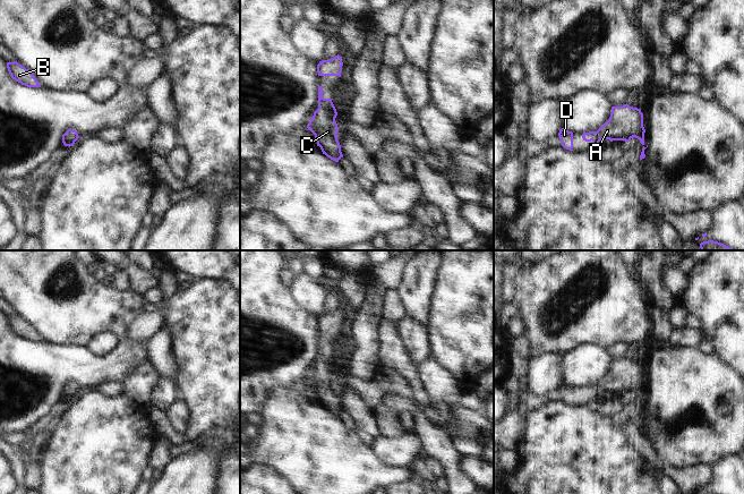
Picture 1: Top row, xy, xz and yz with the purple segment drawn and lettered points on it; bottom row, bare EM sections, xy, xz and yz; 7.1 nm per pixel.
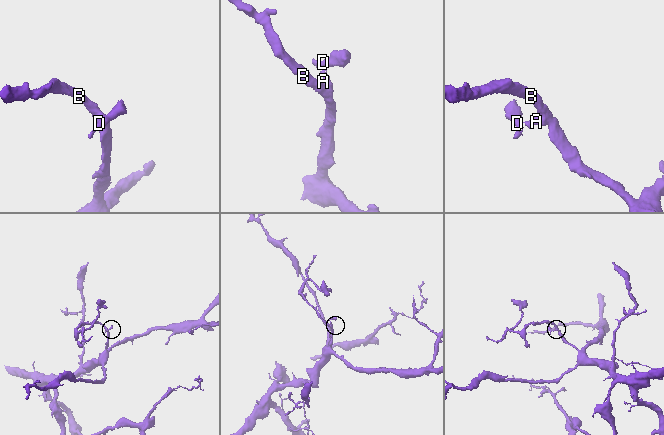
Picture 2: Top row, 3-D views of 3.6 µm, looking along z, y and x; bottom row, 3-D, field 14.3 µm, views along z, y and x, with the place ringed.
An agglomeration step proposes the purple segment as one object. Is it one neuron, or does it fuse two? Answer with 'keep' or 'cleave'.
keep

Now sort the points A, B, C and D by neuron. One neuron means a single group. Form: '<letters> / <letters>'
A B C D

